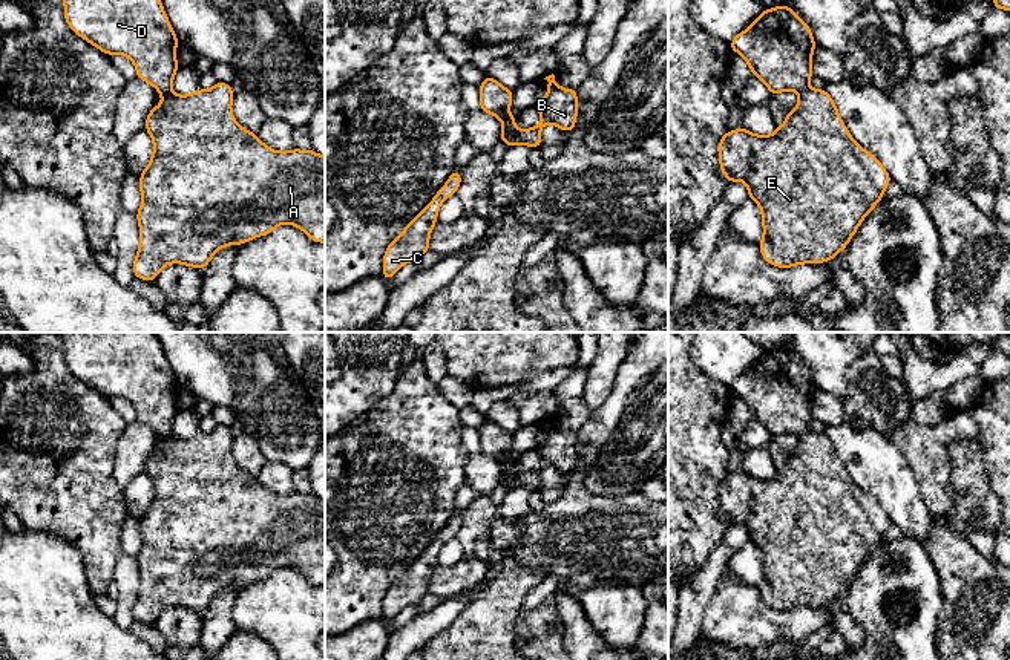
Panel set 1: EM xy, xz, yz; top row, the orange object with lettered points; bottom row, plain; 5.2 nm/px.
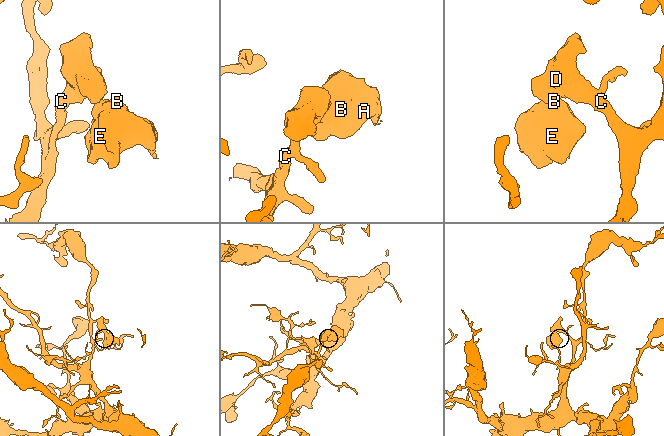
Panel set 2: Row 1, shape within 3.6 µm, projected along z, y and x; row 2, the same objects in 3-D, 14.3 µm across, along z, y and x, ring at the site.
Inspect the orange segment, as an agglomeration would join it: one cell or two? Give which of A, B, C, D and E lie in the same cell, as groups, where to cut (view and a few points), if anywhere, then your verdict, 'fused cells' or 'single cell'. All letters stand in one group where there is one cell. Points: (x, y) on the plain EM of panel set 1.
A B E / C D; cut in xy along (170, 432), (161, 437); fused cells

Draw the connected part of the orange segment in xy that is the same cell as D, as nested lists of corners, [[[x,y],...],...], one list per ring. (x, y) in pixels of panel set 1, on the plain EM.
[[[55,332],[63,338],[67,369],[109,400],[121,397],[132,403],[136,421],[159,436],[172,433],[178,415],[178,380],[155,332]]]

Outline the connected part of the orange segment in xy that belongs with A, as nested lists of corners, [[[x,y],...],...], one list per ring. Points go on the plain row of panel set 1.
[[[218,424],[210,433],[198,432],[190,438],[170,433],[161,436],[161,447],[149,455],[144,472],[153,482],[153,498],[139,518],[143,545],[136,554],[139,591],[132,608],[135,620],[155,625],[169,606],[204,614],[218,593],[265,579],[282,567],[293,567],[313,585],[325,586],[325,499],[313,492],[270,492],[256,476],[238,467],[231,455],[233,438],[230,427],[224,424]]]

